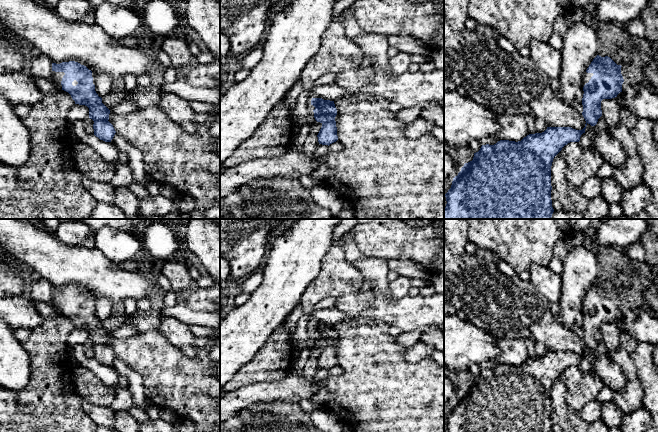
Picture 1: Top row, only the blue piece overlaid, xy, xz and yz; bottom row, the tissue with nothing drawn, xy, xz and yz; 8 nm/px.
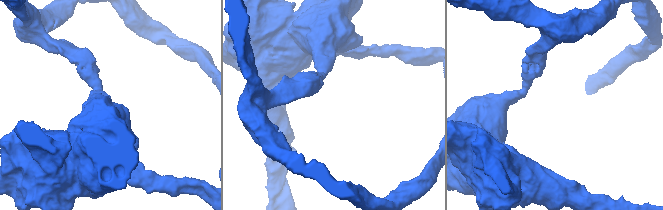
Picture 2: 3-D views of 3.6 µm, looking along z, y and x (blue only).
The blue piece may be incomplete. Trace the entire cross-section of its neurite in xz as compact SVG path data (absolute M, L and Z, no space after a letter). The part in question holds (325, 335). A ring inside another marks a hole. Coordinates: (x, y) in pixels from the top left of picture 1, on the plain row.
M312 322L311 329L315 331L313 334L315 344L322 348L317 359L318 366L319 368L329 370L338 364L335 345L337 333L334 325L324 324L322 322Z

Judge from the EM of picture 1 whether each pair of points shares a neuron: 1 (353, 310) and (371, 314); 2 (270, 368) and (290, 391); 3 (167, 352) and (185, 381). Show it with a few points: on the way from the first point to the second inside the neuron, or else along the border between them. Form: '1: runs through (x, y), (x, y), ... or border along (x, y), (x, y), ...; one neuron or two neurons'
1: border along (369, 290), (373, 301), (360, 315), (382, 322); two neurons
2: border along (290, 373), (280, 380), (257, 383); two neurons
3: runs through (167, 359), (167, 363), (178, 374); one neuron

